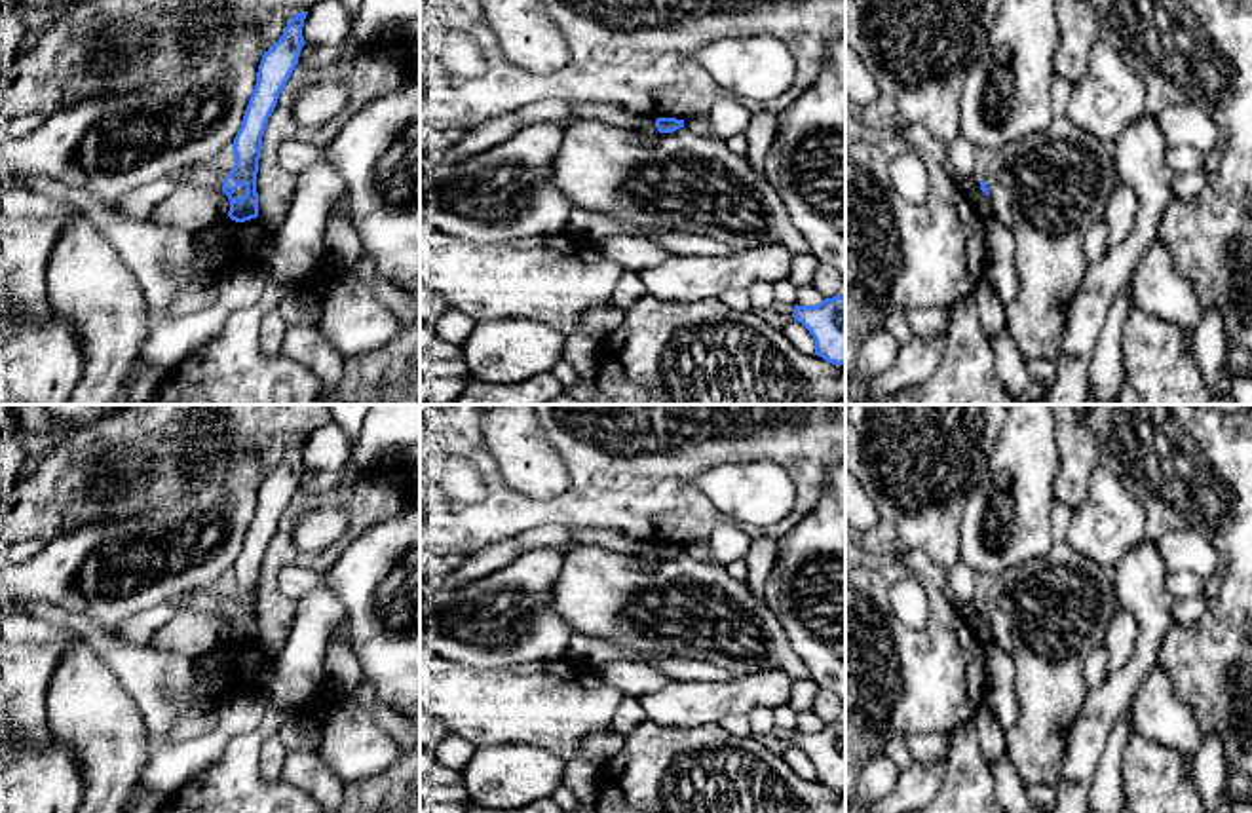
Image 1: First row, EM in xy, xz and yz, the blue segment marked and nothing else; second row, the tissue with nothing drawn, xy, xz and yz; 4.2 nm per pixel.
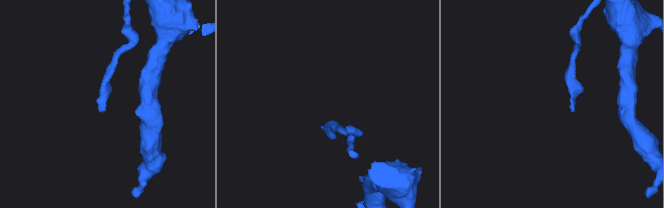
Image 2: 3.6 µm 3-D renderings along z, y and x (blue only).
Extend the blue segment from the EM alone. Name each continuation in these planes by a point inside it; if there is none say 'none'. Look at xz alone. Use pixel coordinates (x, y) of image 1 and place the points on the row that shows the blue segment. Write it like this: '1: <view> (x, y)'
none

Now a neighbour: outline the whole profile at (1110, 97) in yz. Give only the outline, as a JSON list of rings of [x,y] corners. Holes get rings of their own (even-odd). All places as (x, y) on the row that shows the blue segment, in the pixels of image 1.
[[[1098,42],[1089,57],[1087,72],[1073,84],[1066,116],[1111,148],[1119,133],[1148,114],[1148,85],[1140,74],[1110,46]]]

